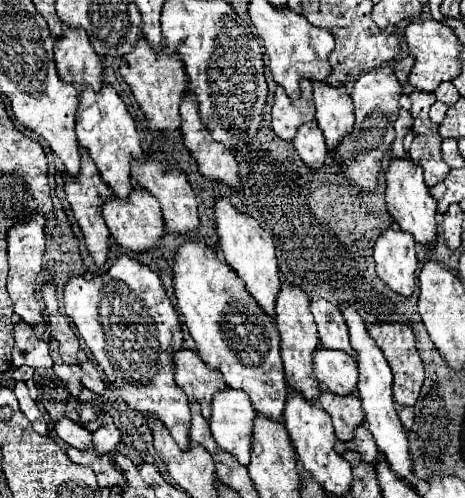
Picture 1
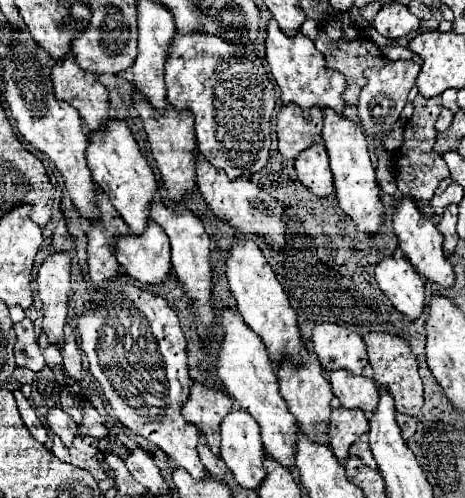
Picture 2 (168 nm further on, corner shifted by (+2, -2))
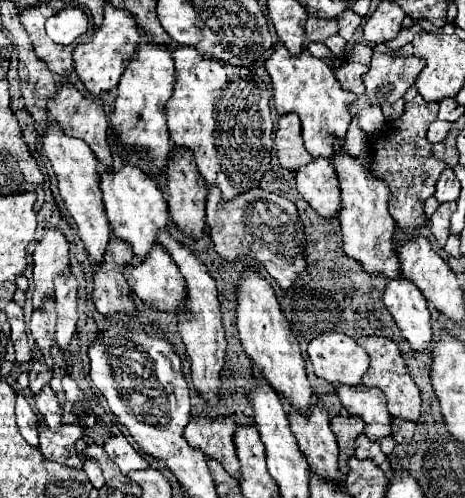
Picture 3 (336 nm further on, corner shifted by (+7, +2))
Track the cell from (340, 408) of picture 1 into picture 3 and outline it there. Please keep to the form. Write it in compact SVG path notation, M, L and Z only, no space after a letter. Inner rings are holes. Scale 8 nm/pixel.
M335 416L331 420L331 430L339 444L339 470L347 474L347 460L353 456L353 444L359 434L363 434L363 420L355 416Z

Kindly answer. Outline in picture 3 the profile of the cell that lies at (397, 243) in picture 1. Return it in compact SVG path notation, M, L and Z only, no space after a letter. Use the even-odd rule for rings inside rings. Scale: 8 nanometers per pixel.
M403 276L389 280L383 294L383 304L391 312L397 328L411 348L425 352L433 340L433 330L427 300L421 296L419 288L415 288L415 284Z

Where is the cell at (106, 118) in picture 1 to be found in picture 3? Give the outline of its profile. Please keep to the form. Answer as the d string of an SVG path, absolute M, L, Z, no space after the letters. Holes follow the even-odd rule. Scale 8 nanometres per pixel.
M123 164L119 172L101 172L101 190L115 236L131 246L137 260L145 260L151 246L157 242L157 232L169 224L169 208L161 190L151 178L131 164Z

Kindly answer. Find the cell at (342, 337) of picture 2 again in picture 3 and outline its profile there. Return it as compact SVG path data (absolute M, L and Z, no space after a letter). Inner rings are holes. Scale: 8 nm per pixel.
M325 332L313 338L307 354L315 374L335 386L359 386L369 368L367 352L351 336L337 332Z

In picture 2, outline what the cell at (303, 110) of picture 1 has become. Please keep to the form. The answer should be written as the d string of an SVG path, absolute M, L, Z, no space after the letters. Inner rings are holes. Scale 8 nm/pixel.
M284 104L276 116L278 152L284 158L296 158L302 150L320 140L320 130L322 112L318 108L310 108L310 116L306 118L296 104Z

